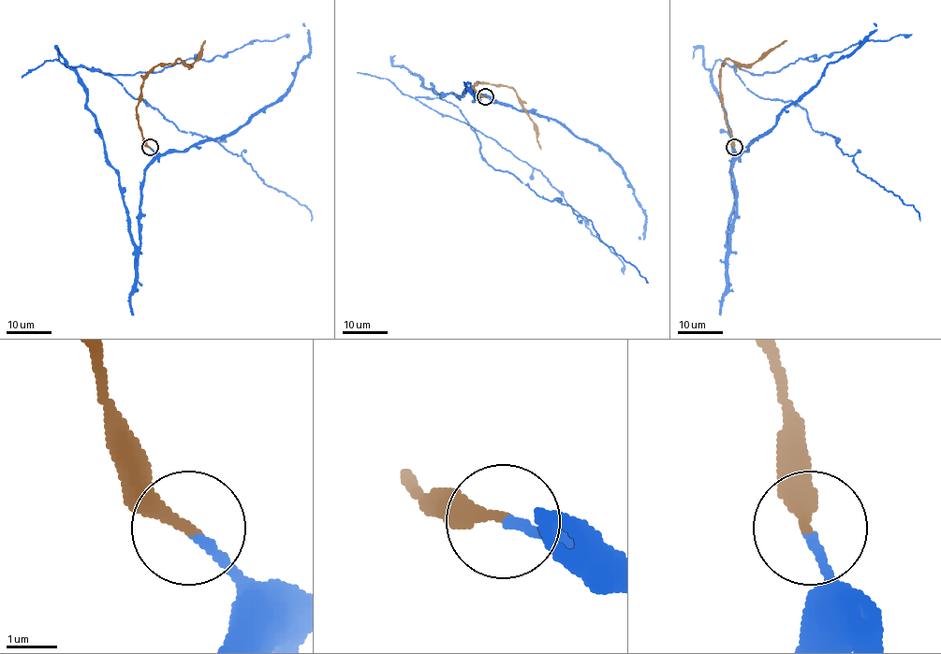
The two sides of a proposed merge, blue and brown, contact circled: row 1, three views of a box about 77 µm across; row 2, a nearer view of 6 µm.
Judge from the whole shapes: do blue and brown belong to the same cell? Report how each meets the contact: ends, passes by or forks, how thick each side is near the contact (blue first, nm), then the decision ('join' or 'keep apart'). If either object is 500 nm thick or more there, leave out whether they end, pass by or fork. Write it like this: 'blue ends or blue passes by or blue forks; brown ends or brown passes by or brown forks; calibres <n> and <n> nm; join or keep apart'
blue ends; brown ends; calibres 170 and 280 nm; join

